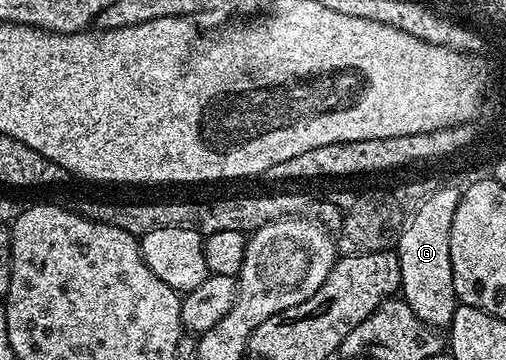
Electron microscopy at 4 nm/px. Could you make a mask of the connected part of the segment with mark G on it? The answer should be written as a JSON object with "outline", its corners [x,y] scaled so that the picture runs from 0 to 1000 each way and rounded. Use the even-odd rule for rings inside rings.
{"outline":[[[872,514],[814,592],[806,631],[791,647],[789,675],[779,694],[791,725],[791,806],[798,842],[818,867],[818,878],[826,878],[826,889],[856,911],[891,908],[905,847],[897,811],[897,756],[889,733],[889,622],[897,622],[897,589],[911,536],[907,514]]]}

